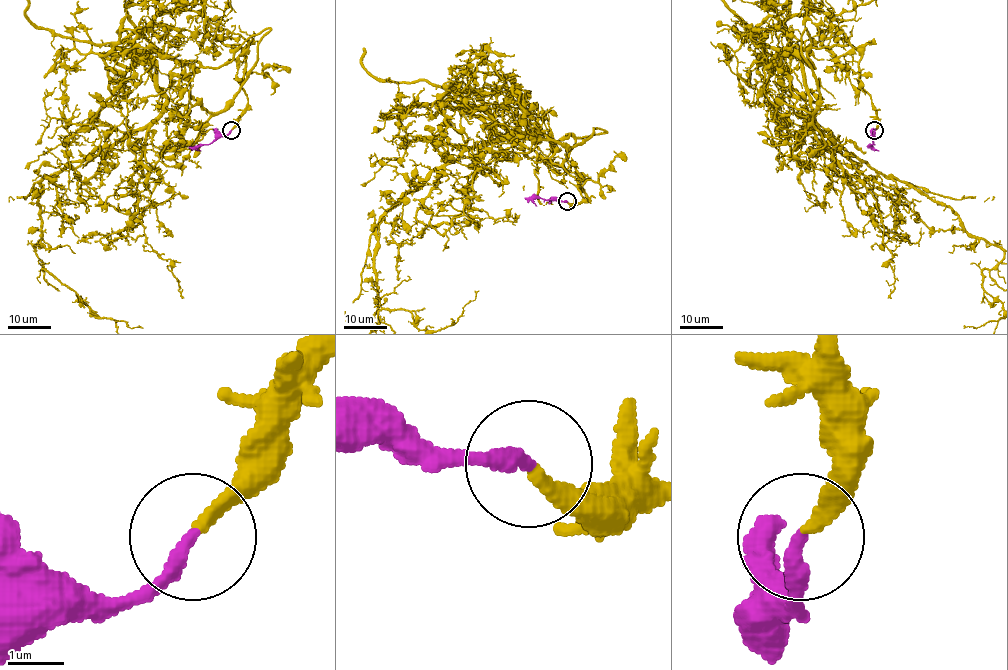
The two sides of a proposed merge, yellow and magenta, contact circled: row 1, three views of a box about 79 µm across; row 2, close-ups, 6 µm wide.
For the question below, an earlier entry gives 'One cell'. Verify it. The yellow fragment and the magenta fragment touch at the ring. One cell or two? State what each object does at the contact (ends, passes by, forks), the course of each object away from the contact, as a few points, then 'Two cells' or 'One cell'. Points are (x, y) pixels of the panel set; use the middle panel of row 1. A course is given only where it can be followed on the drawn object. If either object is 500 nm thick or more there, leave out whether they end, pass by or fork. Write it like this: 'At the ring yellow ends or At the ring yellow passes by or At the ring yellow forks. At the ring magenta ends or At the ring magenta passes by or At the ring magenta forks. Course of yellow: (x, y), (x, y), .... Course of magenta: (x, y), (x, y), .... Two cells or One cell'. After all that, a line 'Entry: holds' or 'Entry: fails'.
At the ring yellow ends. At the ring magenta ends. Course of yellow: (568, 201), (581, 179), (531, 108), (383, 216), (371, 330), (383, 309), (453, 325), (479, 290). Course of magenta: (567, 201), (524, 198). One cell
Entry: holds

